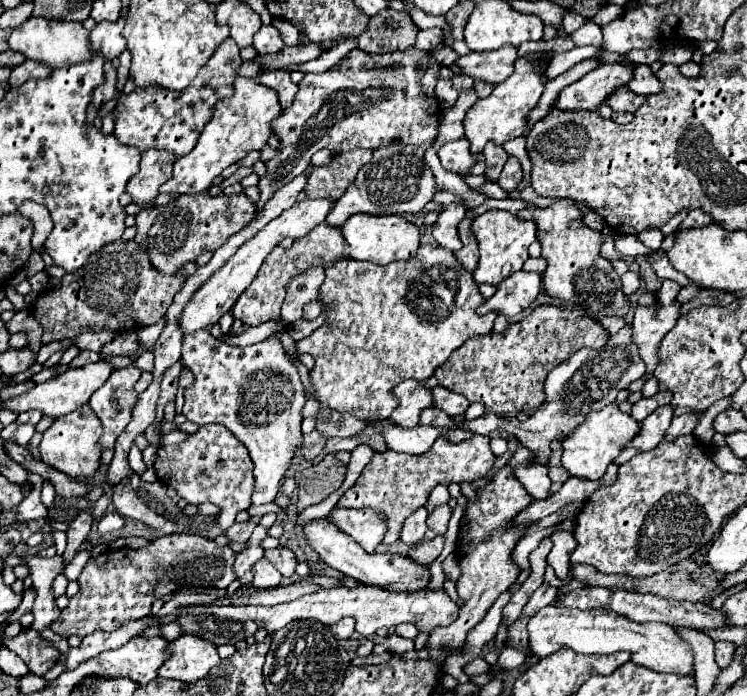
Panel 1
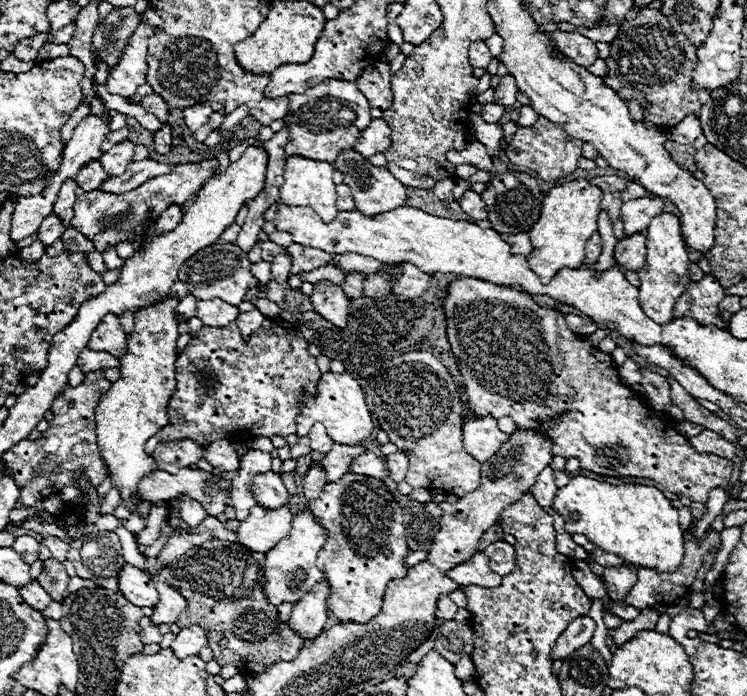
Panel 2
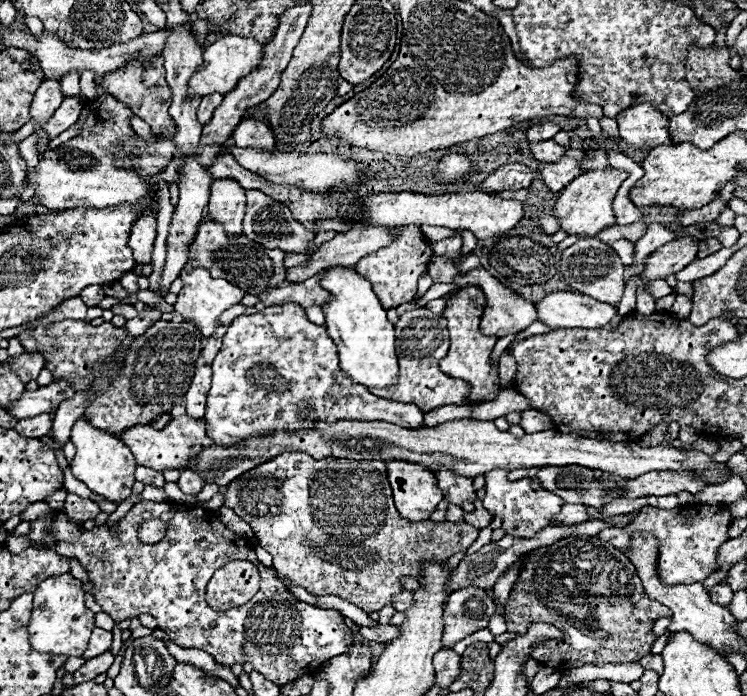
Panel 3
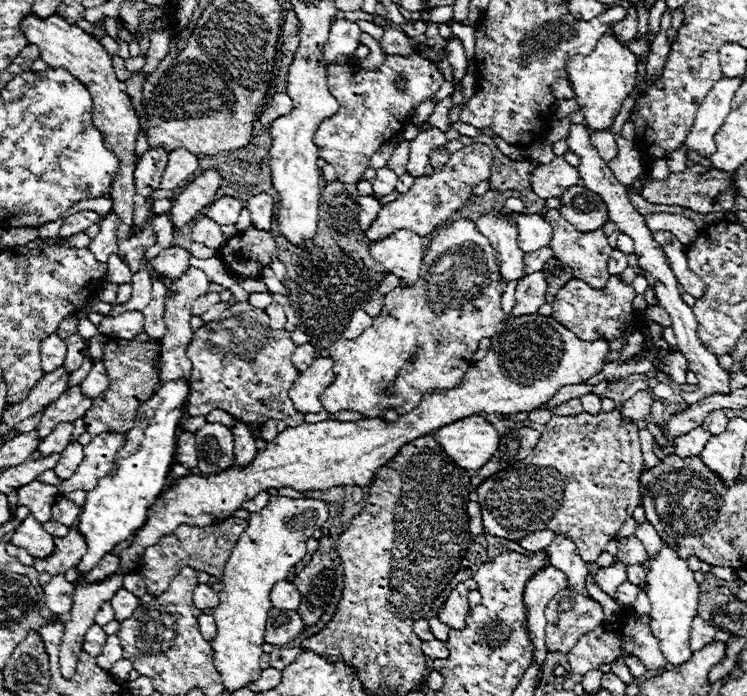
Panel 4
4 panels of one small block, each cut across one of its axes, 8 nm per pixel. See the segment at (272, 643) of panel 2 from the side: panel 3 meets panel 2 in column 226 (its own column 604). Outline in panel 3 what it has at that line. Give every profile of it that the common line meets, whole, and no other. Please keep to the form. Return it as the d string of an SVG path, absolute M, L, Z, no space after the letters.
M584 534L562 538L552 546L532 550L524 562L524 568L510 592L504 610L508 632L524 634L532 622L550 622L564 632L562 638L548 640L546 644L534 648L534 660L538 660L540 666L550 666L556 670L568 670L584 664L604 666L640 662L640 658L650 654L652 644L656 640L656 636L650 632L650 624L654 624L658 616L668 616L666 606L646 596L636 568L618 548L598 540L596 536Z

